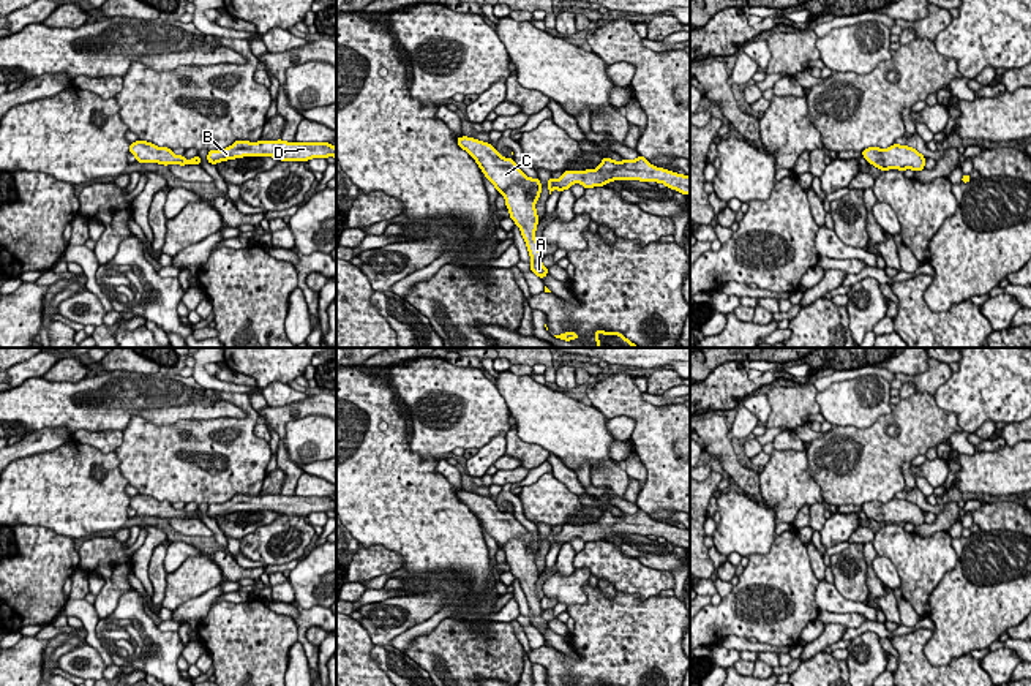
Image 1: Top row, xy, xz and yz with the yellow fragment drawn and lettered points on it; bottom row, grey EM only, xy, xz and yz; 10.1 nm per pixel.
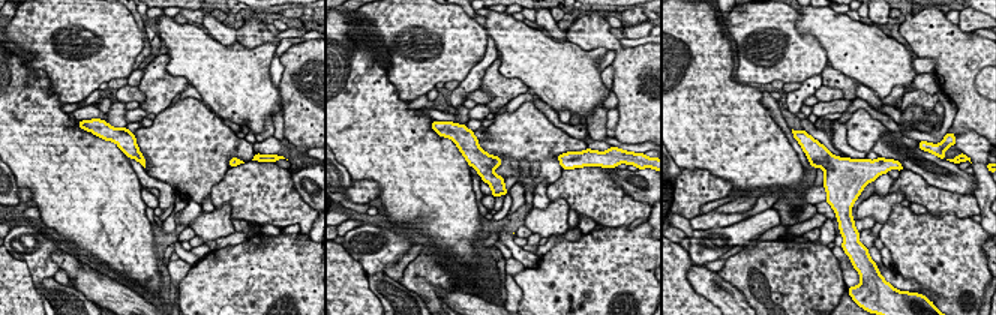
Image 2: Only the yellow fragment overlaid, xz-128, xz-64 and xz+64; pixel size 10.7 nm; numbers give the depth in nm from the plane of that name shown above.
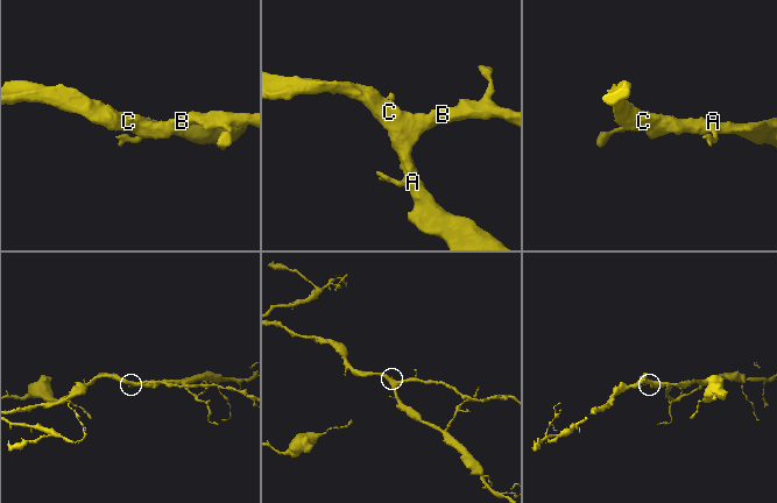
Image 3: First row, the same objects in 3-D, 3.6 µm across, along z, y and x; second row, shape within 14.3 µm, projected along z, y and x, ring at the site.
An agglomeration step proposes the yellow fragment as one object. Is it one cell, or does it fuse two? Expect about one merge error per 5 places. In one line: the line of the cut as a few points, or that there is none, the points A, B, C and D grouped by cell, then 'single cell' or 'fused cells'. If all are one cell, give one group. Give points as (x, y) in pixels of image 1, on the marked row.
cut none; groups A B C D; single cell

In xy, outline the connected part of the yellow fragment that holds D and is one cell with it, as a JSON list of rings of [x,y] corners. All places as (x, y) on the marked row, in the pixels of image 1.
[[[235,141],[223,150],[208,150],[207,161],[218,164],[219,161],[242,156],[273,156],[283,161],[308,161],[311,158],[336,158],[336,147],[328,142],[286,142],[286,141]]]

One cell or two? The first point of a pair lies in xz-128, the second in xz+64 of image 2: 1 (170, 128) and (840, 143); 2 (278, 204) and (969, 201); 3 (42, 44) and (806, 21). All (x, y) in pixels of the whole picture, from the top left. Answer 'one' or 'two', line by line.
1: two
2: one
3: two

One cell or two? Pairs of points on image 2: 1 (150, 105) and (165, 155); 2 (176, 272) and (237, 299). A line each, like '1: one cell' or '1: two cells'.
1: two cells
2: two cells

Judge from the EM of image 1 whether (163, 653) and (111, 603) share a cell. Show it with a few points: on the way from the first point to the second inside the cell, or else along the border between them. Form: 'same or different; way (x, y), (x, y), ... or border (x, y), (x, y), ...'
different; border (133, 588), (127, 590), (117, 607), (100, 620)

